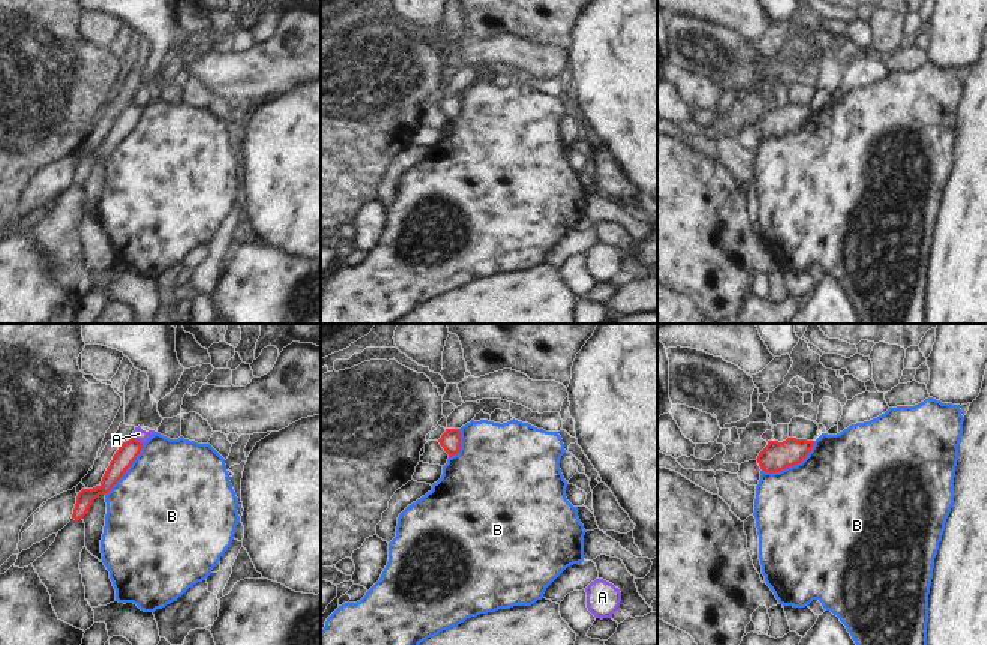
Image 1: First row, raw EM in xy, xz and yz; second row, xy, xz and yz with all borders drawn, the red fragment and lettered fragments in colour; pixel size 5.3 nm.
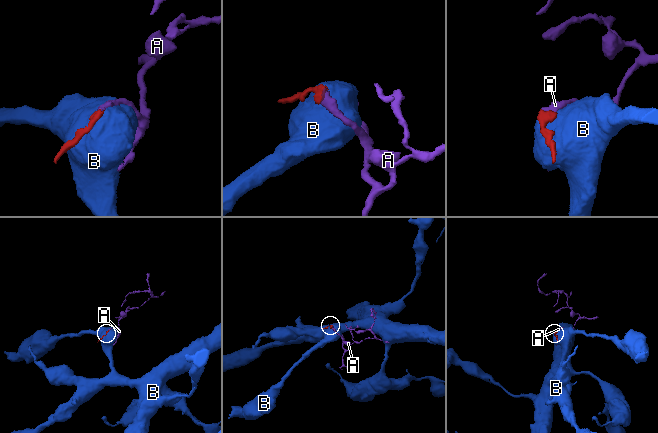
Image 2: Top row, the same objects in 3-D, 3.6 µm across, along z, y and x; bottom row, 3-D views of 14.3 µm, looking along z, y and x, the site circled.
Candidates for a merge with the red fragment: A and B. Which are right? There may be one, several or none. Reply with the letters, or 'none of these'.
none of these

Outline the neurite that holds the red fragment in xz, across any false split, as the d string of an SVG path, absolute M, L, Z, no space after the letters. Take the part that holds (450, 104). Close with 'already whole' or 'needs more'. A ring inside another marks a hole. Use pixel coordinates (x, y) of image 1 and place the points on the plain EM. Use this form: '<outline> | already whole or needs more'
M446 93L446 96L438 104L440 110L448 118L448 122L459 117L460 112L460 94L459 93Z | already whole

